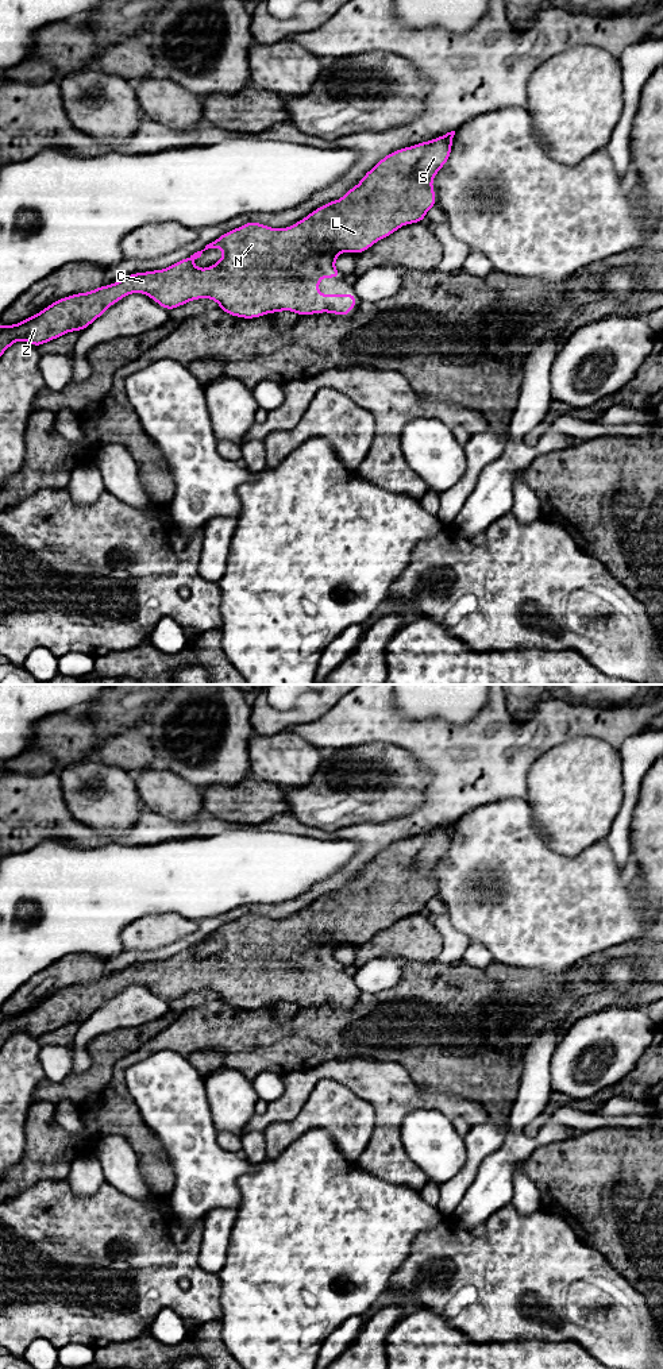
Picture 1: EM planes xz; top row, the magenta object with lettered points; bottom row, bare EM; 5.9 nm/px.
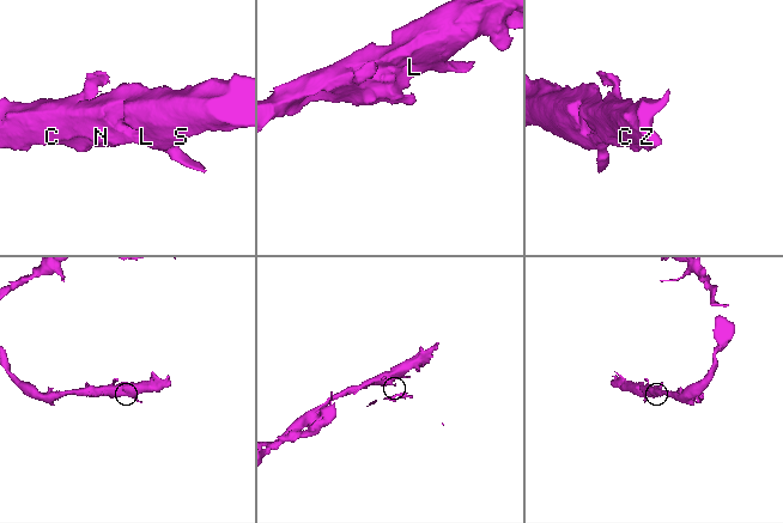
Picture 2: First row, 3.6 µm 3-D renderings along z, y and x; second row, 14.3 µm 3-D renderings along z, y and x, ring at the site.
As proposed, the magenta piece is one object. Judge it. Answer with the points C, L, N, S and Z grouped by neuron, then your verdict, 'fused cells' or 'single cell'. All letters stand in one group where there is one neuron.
C L N S Z; single cell

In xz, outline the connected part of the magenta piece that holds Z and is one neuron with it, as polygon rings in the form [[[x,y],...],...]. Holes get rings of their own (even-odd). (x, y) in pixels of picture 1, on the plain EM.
[[[451,822],[436,830],[392,842],[342,890],[321,896],[290,918],[277,921],[248,913],[166,960],[134,964],[108,977],[66,987],[18,1015],[0,1015],[0,1049],[19,1031],[39,1038],[68,1023],[84,1022],[130,984],[143,984],[167,1002],[192,991],[211,990],[223,1003],[242,1010],[257,1010],[282,1002],[300,1007],[323,1003],[348,1007],[356,998],[354,984],[320,986],[319,972],[342,968],[335,960],[335,950],[342,944],[363,944],[400,918],[424,911],[427,903],[436,896],[432,871],[451,847],[454,826],[455,822]],[[208,940],[223,940],[224,946],[211,959],[194,959],[193,952]]]

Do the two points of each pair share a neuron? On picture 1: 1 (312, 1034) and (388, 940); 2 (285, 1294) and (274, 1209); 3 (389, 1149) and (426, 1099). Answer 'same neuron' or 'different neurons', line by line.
1: different neurons
2: same neuron
3: same neuron

